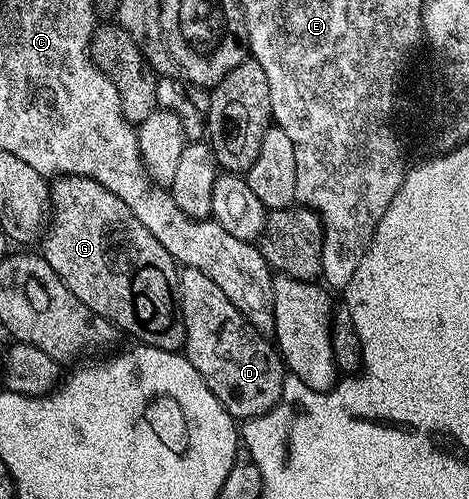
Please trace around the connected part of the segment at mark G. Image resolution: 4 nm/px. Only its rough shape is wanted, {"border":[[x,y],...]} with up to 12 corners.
{"border":[[50,184],[41,254],[140,344],[187,342],[180,268],[121,197]]}

